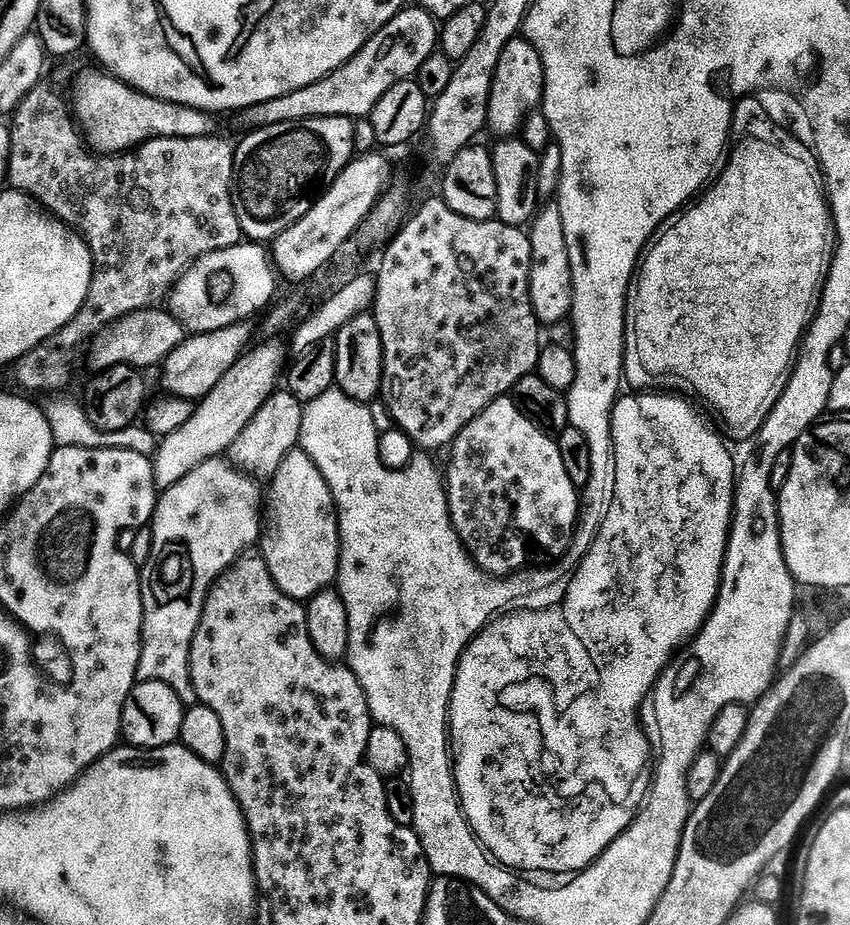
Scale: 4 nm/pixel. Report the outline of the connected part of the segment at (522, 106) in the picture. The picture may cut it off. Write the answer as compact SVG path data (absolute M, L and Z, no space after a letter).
M517 38L506 46L506 50L500 59L492 94L490 96L490 106L488 107L488 127L489 133L493 132L496 138L512 138L524 127L524 121L533 115L541 107L544 99L544 57L540 55L539 49L535 47L531 40L527 38Z

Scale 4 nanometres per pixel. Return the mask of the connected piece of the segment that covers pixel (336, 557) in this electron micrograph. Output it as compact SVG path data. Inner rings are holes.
M302 450L294 451L285 458L275 476L271 477L270 484L272 484L272 492L270 488L266 502L266 515L262 525L262 549L264 548L262 557L276 585L279 586L290 599L307 602L311 600L313 596L317 596L319 592L329 591L329 589L337 583L340 574L340 514L336 507L336 499L332 496L332 491L326 482L326 478L322 478L322 470L318 470L318 466L314 466L314 462Z

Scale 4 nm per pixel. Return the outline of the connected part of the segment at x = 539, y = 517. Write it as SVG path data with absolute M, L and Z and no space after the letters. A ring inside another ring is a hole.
M501 398L465 426L450 445L452 461L448 472L446 468L446 487L452 524L477 566L491 576L514 576L532 566L538 544L550 542L548 522L554 522L550 516L556 506L566 506L572 500L574 514L582 514L582 494L572 494L578 487L577 481L568 473L563 450L551 439L555 440L524 413L515 399Z

